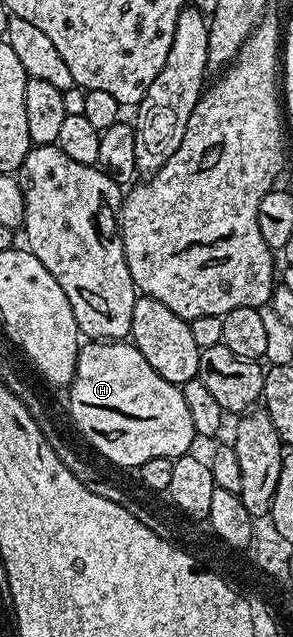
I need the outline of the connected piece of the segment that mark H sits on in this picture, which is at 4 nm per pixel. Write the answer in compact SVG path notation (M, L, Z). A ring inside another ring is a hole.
M90 340L79 349L76 360L76 376L70 381L70 418L78 430L94 445L98 454L103 454L118 466L143 466L148 460L157 458L181 458L191 453L190 445L196 442L192 428L192 416L188 416L188 404L184 404L181 389L175 383L164 380L140 356L140 352L129 341L99 342Z

